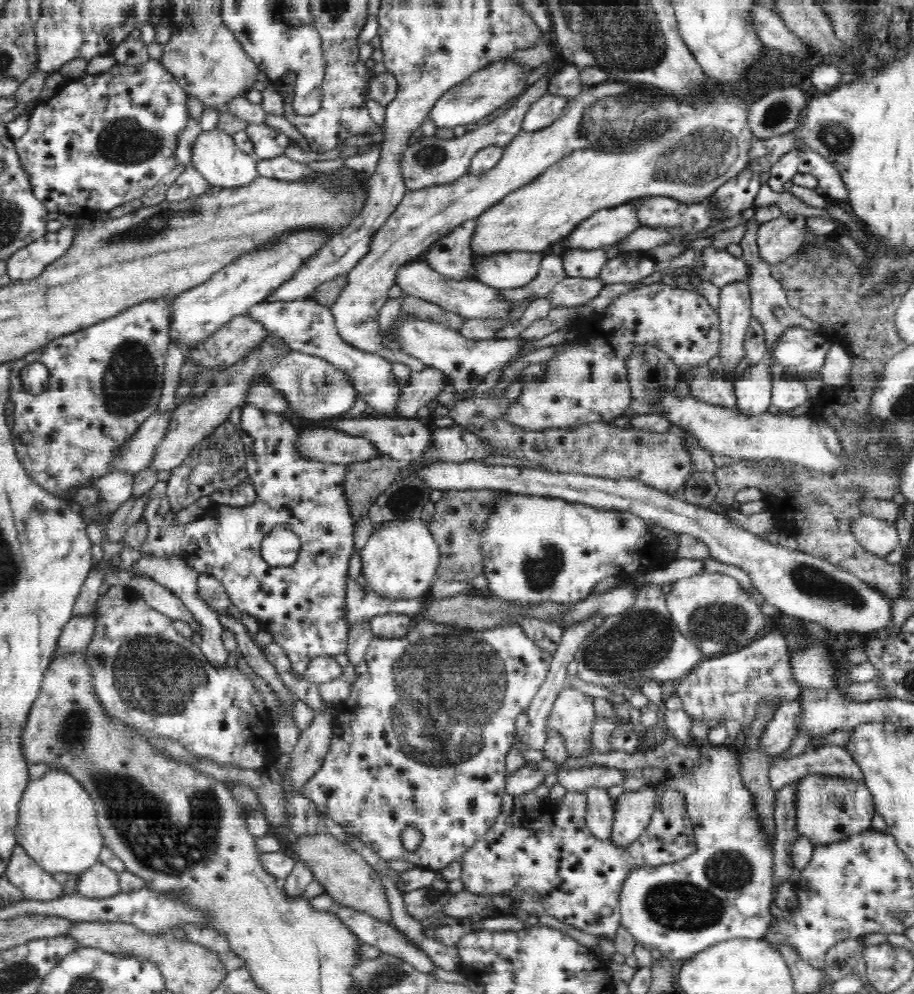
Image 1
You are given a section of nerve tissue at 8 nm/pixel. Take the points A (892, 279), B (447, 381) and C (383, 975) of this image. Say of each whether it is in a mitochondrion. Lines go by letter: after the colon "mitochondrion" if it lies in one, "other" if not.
A: other
B: other
C: mitochondrion

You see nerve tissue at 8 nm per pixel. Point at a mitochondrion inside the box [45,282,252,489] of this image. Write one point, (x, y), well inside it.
(129, 383)

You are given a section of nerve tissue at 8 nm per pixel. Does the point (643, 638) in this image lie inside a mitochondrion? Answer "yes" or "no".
yes

